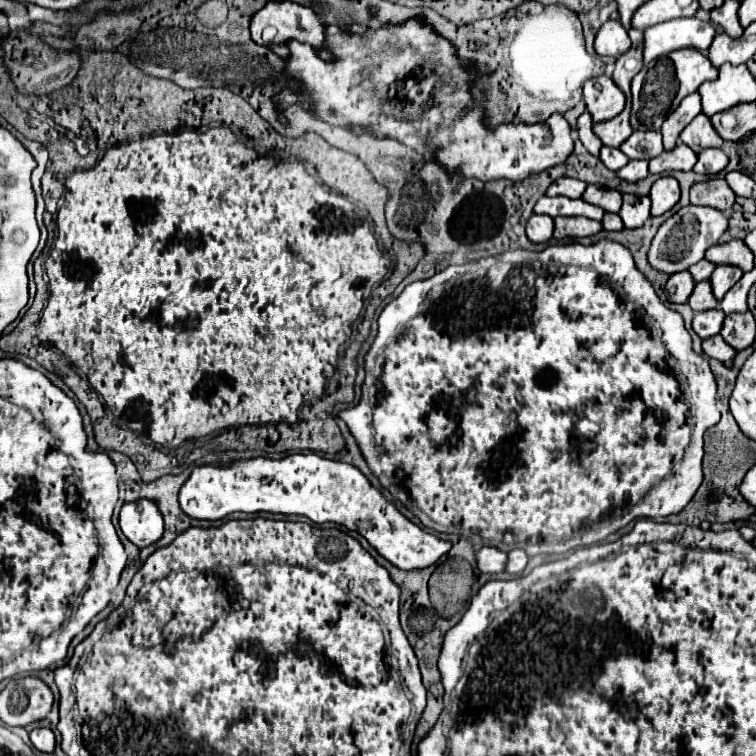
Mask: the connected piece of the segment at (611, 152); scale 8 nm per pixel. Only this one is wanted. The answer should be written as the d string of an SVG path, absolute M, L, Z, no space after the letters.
M603 147L599 159L601 159L603 165L605 165L607 169L611 169L611 171L619 171L619 169L625 167L627 161L629 161L627 155L623 155L619 149L613 149L613 147Z

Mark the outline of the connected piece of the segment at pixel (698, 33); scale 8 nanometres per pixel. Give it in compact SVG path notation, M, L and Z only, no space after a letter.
M695 17L659 23L645 33L645 63L685 47L707 51L713 37L713 25Z

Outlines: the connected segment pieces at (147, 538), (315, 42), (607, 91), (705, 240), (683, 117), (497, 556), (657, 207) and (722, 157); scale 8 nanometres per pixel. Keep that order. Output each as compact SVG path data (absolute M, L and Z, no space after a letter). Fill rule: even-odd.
M141 499L123 505L119 513L119 527L123 535L139 549L155 543L163 535L163 517L153 501Z
M267 3L267 7L263 7L251 19L251 37L255 39L257 45L263 45L263 47L283 45L283 43L295 39L295 41L301 41L301 43L309 43L313 47L313 51L323 61L335 59L331 55L331 51L325 47L325 37L327 37L325 25L319 21L315 11L311 11L311 7L303 7L303 5L297 5L297 3Z
M607 75L589 79L583 85L583 97L585 97L585 105L587 105L587 111L593 119L593 123L609 121L609 119L617 117L625 107L623 91L619 91L619 87L615 87L613 79ZM595 83L601 85L601 91L595 89Z
M687 205L675 213L675 221L673 221L673 217L669 217L659 227L657 235L653 237L651 249L647 253L647 261L653 269L667 273L667 275L685 271L703 259L705 251L719 241L719 237L723 235L725 229L727 229L727 219L723 217L721 211L711 211L711 207Z
M691 93L687 95L687 99L683 99L683 103L665 119L661 133L663 133L663 145L665 151L671 151L677 145L677 139L681 135L681 131L701 113L701 103L699 103L699 93Z
M481 547L477 551L477 565L481 573L503 573L507 553L497 547Z
M661 177L651 187L651 215L667 213L679 201L679 183L673 177Z
M707 149L707 151L699 153L699 159L697 159L693 171L715 177L725 167L727 167L727 155L721 149Z

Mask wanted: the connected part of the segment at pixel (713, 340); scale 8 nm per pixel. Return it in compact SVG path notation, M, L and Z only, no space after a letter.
M713 335L703 341L703 353L711 359L721 361L721 363L729 363L737 351L731 345L727 345L721 335Z

